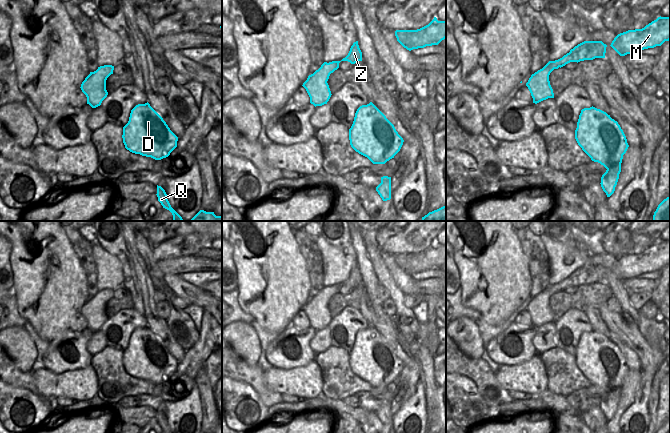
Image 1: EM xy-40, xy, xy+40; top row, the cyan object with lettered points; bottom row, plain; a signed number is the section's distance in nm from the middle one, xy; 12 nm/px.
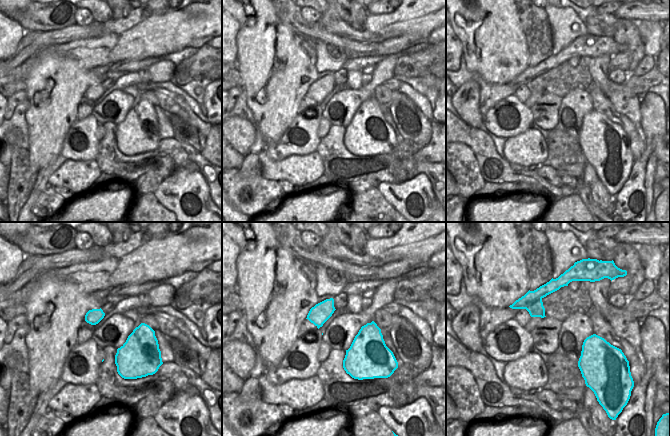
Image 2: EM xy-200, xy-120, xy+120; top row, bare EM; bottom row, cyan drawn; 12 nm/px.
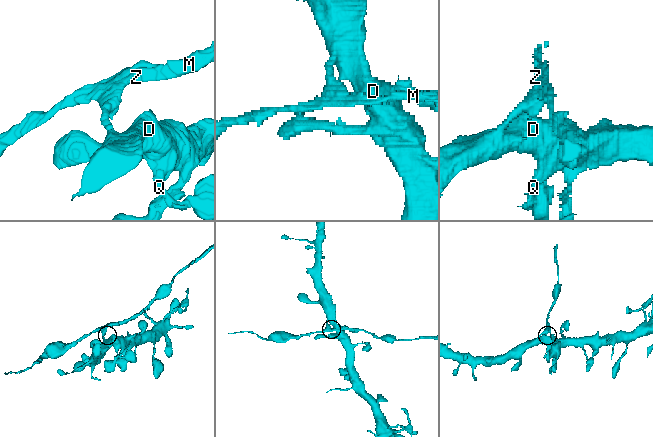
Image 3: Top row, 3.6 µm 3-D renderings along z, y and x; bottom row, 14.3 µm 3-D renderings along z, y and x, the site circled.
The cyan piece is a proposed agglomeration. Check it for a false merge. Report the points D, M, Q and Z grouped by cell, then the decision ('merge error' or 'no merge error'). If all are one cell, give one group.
groups D Q / M Z; merge error

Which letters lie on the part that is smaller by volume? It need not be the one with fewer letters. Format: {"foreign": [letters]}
{"foreign": ["M", "Z"]}

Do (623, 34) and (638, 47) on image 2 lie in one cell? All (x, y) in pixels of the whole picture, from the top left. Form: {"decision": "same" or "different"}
{"decision": "same"}

